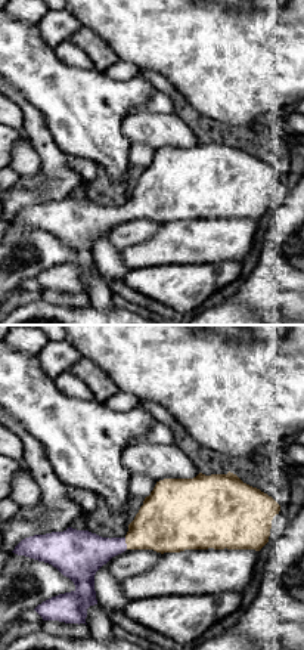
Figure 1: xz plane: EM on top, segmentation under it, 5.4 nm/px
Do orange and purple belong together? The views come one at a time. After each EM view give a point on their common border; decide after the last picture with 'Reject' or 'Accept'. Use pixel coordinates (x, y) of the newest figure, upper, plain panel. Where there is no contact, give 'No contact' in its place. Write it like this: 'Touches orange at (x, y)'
Touches orange at (126, 211)

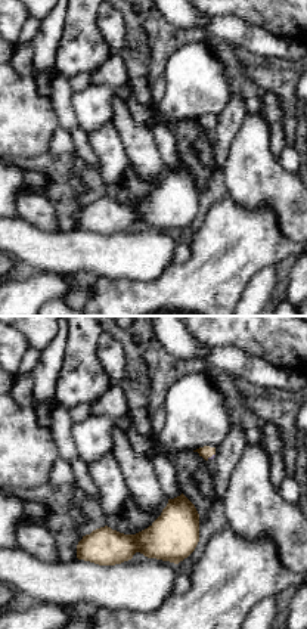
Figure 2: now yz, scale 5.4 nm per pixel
Touches orange at (210, 126)

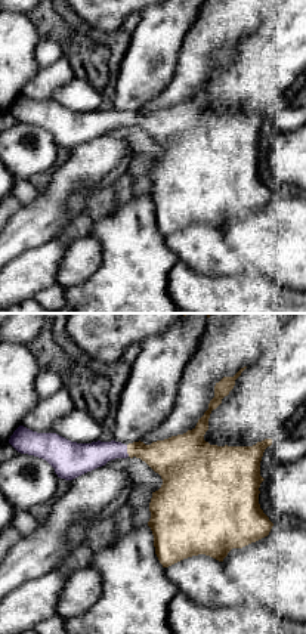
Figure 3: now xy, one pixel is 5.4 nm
Touches orange at (127, 120)

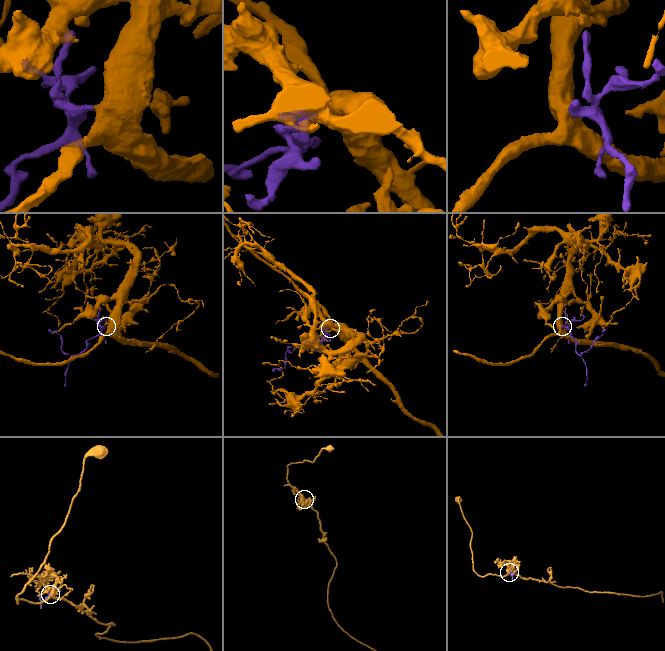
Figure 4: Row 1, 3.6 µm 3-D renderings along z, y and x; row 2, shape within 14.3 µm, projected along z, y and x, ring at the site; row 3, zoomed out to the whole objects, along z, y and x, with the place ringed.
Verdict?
Accept

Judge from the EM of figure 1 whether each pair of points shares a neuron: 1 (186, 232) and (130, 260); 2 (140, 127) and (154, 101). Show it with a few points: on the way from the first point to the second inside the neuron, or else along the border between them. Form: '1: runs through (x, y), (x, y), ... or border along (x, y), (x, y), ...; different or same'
1: runs through (173, 244), (143, 254); same
2: border along (174, 111), (133, 111), (130, 114); different

